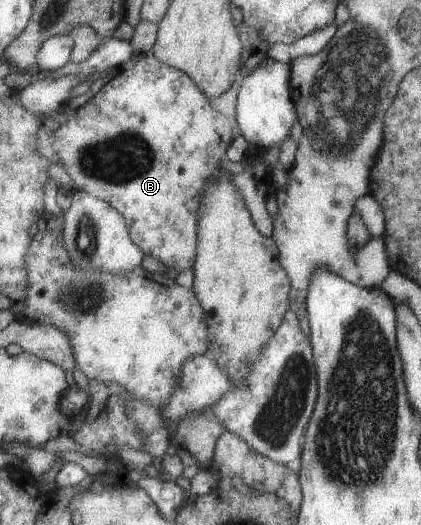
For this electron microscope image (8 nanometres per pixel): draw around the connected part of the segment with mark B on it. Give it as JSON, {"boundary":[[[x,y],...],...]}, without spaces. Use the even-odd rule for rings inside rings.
{"boundary":[[[151,53],[132,55],[125,63],[117,67],[117,74],[109,81],[99,79],[97,76],[91,83],[91,87],[82,96],[75,96],[67,100],[61,109],[49,116],[43,116],[42,128],[40,129],[40,141],[38,148],[40,152],[53,163],[65,165],[65,169],[72,173],[75,188],[79,191],[93,194],[109,202],[119,213],[125,216],[133,241],[141,246],[145,255],[157,257],[167,269],[174,269],[178,273],[191,269],[193,271],[198,256],[200,219],[202,216],[202,204],[206,194],[218,184],[216,178],[222,174],[223,160],[226,153],[238,133],[236,118],[225,116],[215,111],[211,101],[205,92],[197,85],[197,82],[184,71],[161,63]]]}

